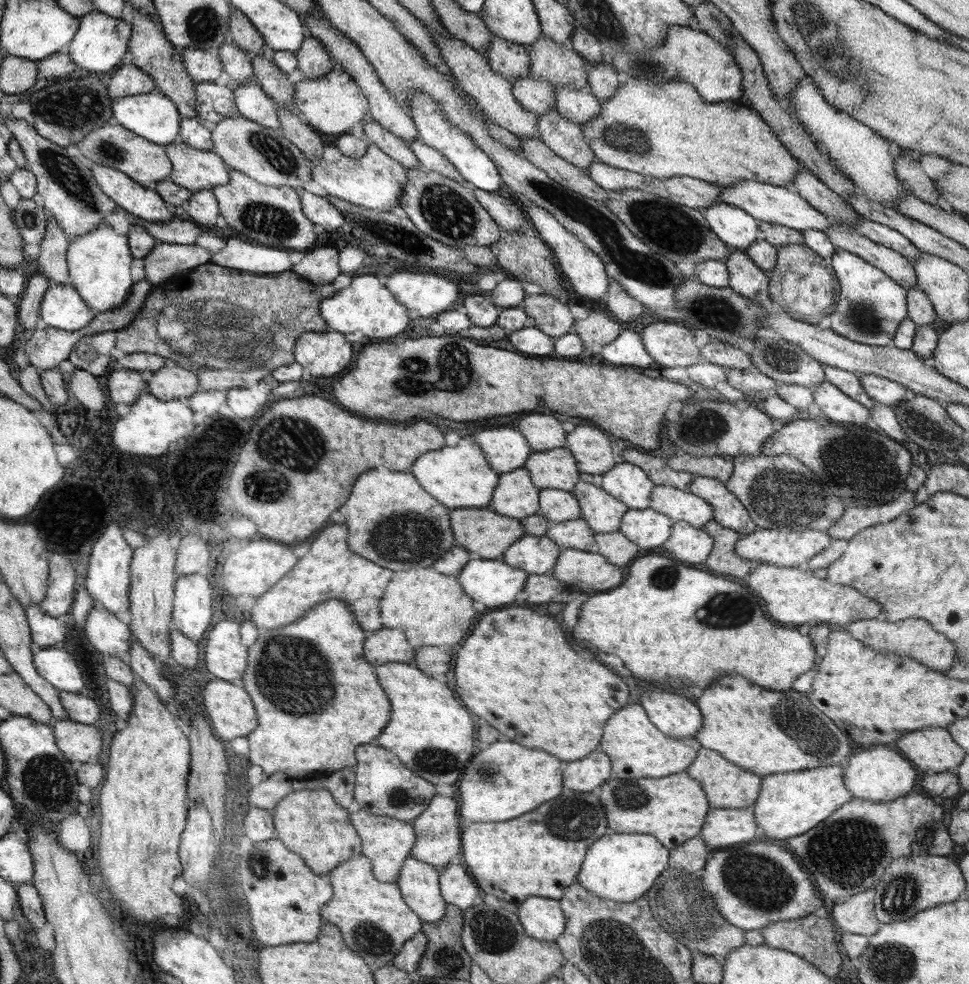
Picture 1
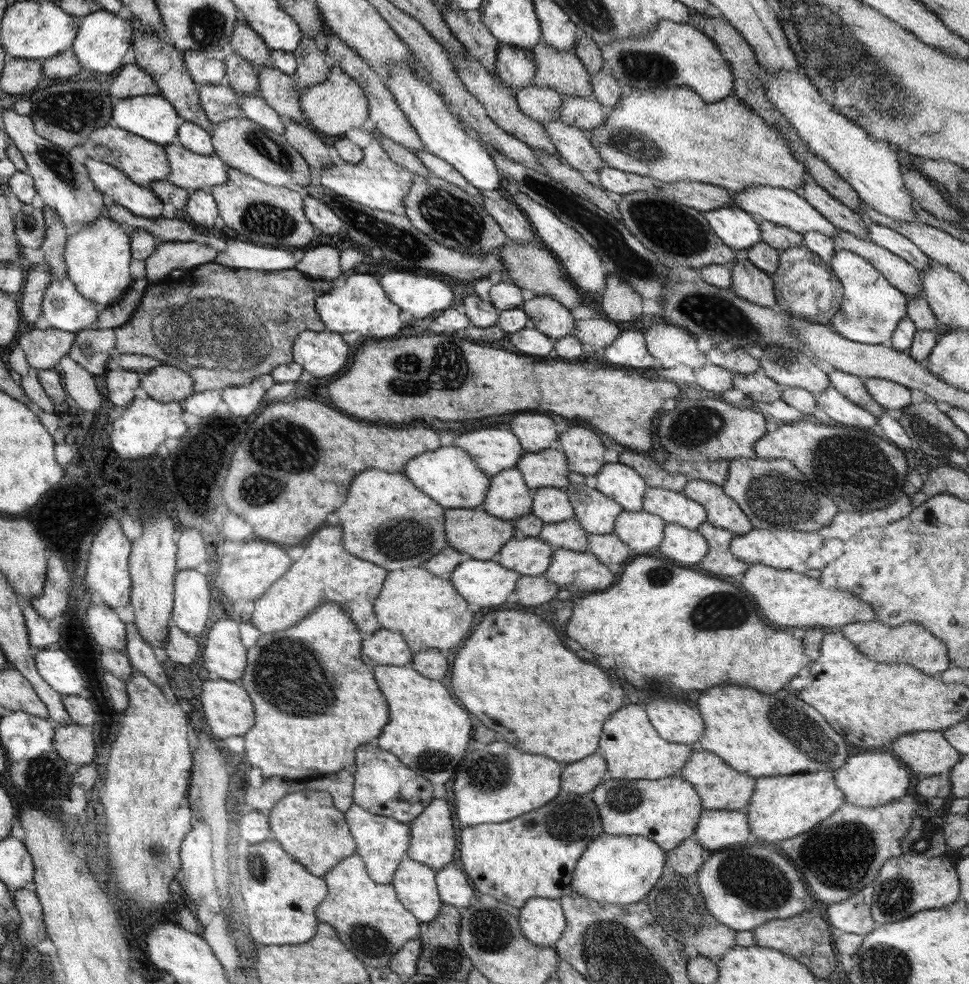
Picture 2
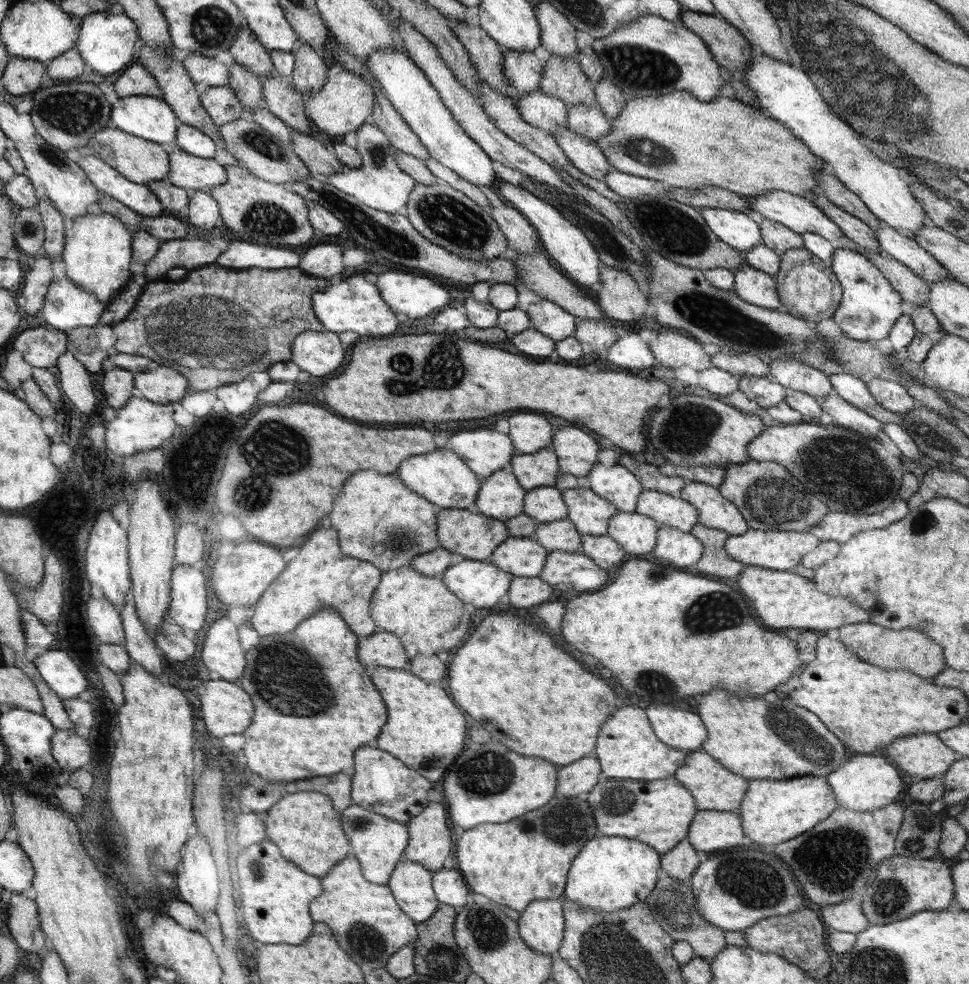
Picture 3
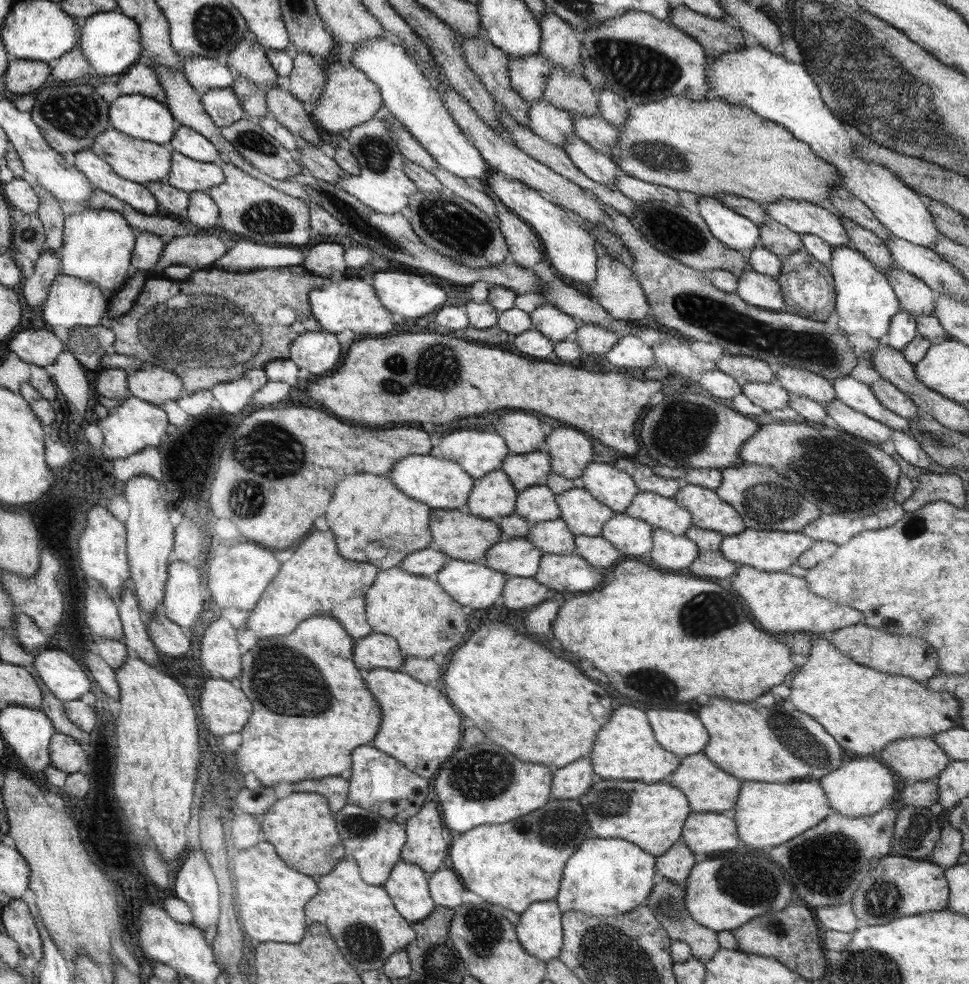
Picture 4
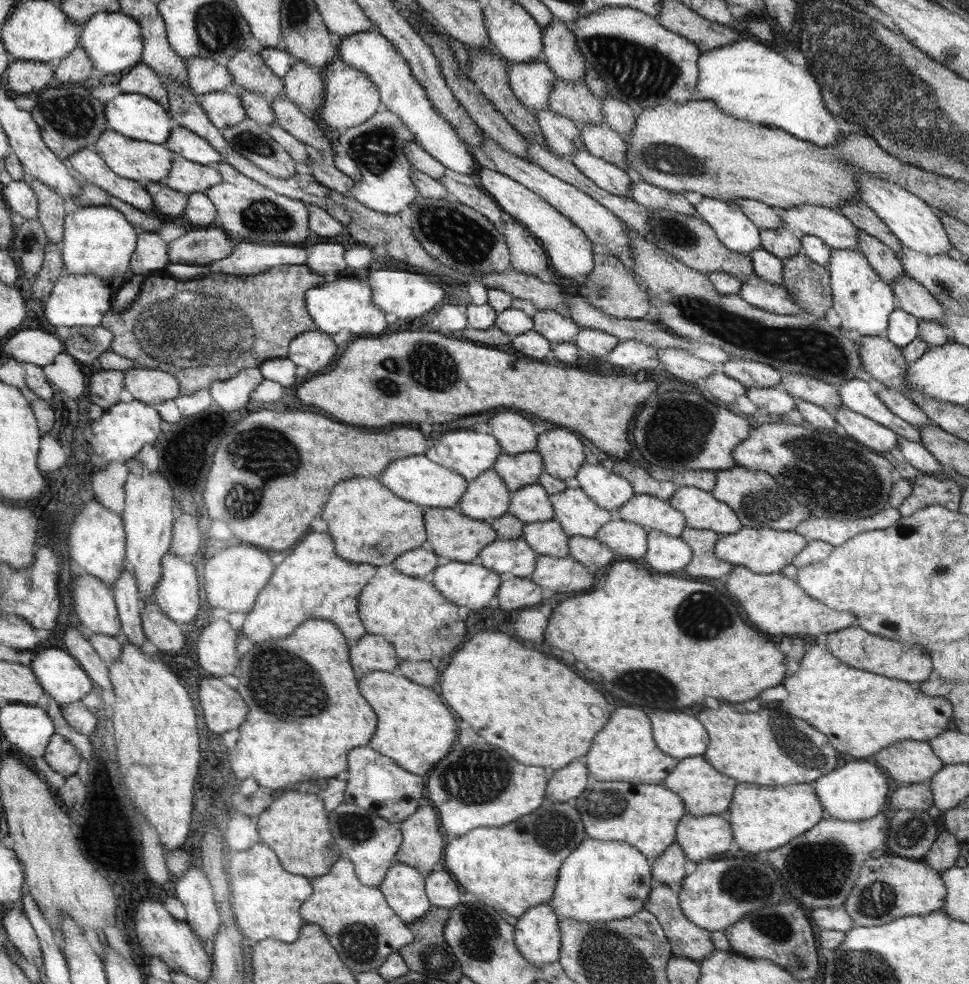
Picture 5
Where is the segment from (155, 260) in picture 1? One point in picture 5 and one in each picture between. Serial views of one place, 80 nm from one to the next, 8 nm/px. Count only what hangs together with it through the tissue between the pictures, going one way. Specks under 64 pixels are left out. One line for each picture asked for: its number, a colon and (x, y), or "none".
2: (169, 256)
3: (192, 253)
4: (199, 251)
5: (200, 247)

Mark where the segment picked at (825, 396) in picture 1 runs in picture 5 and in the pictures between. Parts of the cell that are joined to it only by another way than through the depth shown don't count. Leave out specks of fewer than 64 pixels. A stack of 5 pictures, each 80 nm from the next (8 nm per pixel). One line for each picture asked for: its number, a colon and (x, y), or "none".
2: (841, 411)
3: (845, 415)
4: (857, 424)
5: (874, 436)

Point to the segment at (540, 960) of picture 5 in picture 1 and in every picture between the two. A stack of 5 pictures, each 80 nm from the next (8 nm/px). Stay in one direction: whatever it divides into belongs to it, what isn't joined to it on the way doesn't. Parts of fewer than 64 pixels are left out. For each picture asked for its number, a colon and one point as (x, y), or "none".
1: (543, 918)
2: (543, 922)
3: (542, 924)
4: (540, 932)

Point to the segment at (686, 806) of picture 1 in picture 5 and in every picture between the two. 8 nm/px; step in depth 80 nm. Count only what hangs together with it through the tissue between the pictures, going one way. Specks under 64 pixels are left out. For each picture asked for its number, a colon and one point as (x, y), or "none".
2: (667, 810)
3: (658, 813)
4: (651, 815)
5: (645, 816)

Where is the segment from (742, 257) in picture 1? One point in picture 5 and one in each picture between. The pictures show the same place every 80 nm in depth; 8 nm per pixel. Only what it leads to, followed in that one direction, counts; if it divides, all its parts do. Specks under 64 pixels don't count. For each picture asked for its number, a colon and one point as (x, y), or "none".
2: (750, 283)
3: (754, 286)
4: (760, 290)
5: (771, 297)

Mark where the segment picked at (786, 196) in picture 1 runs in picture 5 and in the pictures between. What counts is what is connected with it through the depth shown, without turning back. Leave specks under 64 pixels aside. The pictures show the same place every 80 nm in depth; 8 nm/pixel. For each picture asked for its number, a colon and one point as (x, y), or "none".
2: (787, 208)
3: (801, 215)
4: (805, 218)
5: (836, 230)

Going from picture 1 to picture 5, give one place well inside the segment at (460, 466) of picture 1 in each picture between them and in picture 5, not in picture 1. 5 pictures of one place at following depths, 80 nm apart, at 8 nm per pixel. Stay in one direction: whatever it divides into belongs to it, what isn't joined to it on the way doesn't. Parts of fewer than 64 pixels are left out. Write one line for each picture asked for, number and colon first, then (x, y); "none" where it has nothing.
2: (449, 476)
3: (444, 478)
4: (440, 483)
5: (419, 479)

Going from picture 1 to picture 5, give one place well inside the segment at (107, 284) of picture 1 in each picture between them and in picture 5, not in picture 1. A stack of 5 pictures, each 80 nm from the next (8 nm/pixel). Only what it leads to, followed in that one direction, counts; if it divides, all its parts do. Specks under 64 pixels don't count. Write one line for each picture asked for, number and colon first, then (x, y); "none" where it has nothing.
2: (97, 256)
3: (96, 252)
4: (97, 244)
5: (97, 239)

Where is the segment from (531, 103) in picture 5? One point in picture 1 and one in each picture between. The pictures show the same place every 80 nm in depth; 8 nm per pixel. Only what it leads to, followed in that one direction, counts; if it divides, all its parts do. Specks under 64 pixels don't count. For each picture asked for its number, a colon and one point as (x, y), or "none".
1: (511, 60)
2: (516, 68)
3: (525, 70)
4: (529, 74)

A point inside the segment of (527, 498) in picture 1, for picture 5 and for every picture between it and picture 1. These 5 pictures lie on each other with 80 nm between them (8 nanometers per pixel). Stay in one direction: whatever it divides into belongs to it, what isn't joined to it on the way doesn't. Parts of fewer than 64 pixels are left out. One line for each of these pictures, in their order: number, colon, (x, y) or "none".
2: (508, 497)
3: (501, 496)
4: (493, 496)
5: (487, 497)

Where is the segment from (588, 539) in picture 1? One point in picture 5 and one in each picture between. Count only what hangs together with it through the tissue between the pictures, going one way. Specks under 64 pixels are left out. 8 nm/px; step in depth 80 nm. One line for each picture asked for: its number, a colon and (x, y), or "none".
2: (569, 535)
3: (561, 535)
4: (552, 537)
5: (548, 538)

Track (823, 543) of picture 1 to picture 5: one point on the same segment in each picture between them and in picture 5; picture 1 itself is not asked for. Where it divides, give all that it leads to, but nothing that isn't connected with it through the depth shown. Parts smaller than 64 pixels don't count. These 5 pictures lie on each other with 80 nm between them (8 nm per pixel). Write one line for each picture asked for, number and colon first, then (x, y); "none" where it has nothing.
2: (782, 549)
3: (774, 550)
4: (773, 551)
5: (765, 551)

